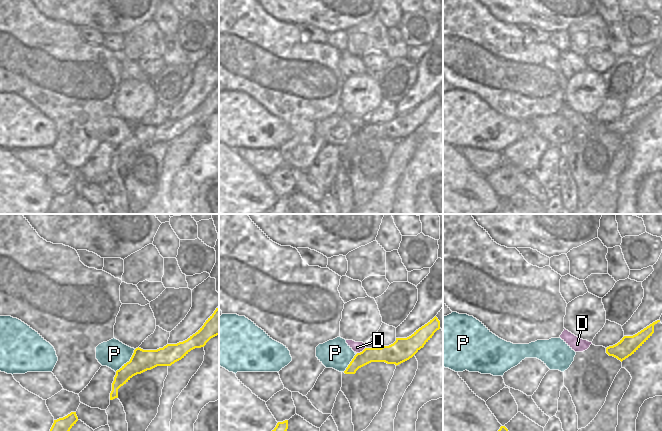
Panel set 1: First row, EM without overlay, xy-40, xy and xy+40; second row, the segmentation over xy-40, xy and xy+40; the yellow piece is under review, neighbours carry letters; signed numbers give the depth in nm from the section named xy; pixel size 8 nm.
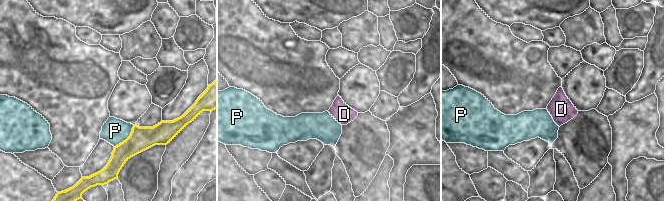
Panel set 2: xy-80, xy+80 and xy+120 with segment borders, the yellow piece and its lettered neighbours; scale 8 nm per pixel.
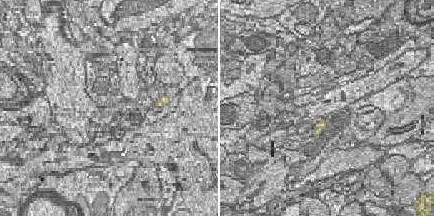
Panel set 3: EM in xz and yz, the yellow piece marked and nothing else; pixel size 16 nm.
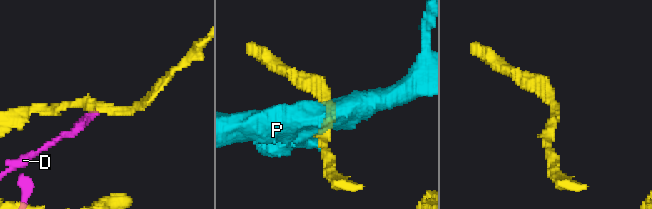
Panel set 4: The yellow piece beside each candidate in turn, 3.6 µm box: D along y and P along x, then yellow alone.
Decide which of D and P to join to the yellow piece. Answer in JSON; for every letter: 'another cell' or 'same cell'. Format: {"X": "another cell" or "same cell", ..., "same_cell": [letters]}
{"D": "another cell", "P": "another cell", "same_cell": []}

